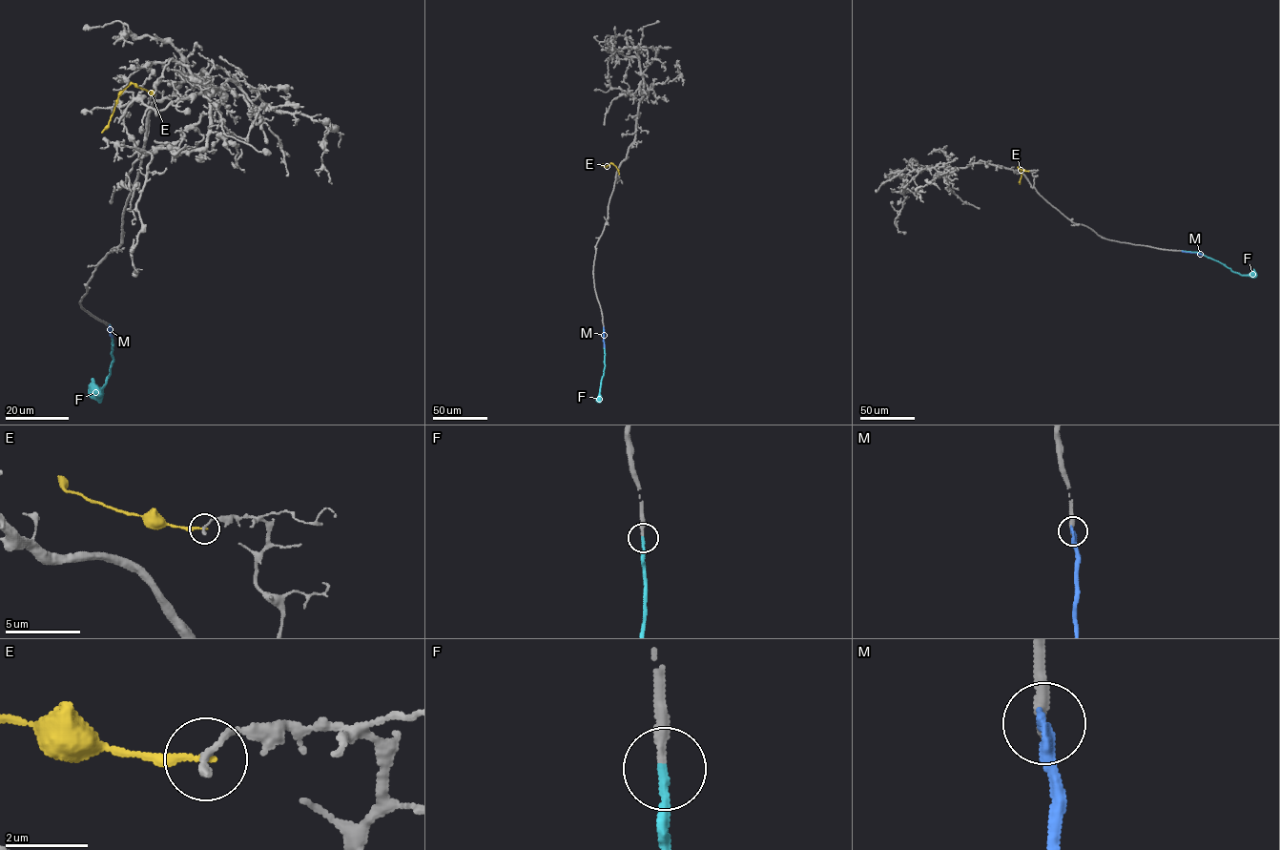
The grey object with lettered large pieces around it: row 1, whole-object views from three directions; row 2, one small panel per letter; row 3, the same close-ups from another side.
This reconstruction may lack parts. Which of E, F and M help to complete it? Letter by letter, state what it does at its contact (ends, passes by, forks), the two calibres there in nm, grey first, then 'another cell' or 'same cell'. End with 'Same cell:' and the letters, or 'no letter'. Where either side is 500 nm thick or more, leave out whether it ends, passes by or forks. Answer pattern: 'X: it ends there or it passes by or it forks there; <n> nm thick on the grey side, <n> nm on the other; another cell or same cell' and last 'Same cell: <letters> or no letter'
E: it ends there; 240 nm thick on the grey side, 180 nm on the other; another cell
F: it ends there; 240 nm thick on the grey side, 240 nm on the other; same cell
M: it ends there; 300 nm thick on the grey side, 320 nm on the other; another cell
Same cell: F

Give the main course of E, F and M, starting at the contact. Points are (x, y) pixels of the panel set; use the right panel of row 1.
E: (1028, 171), (1018, 167), (1021, 172), (1020, 184)
F: (1183, 251), (1200, 253), (1241, 275), (1257, 275)
M: (1182, 251), (1203, 255)

